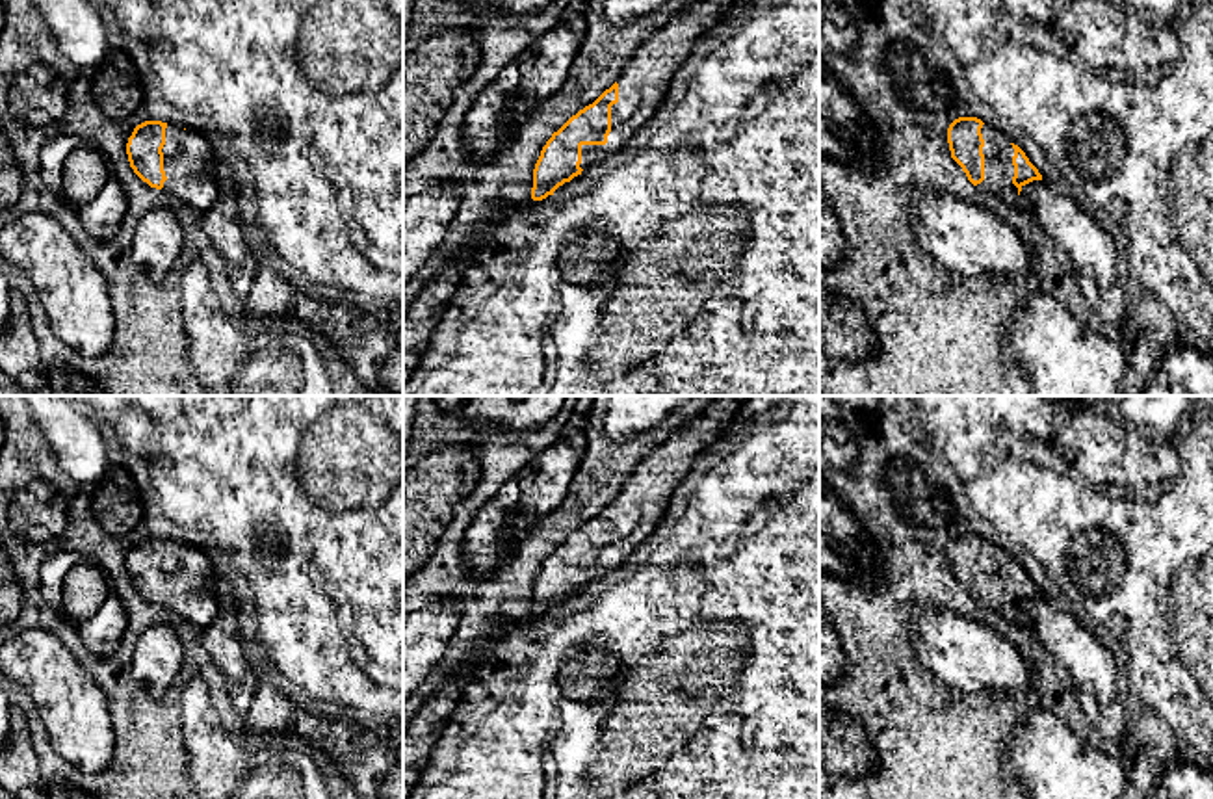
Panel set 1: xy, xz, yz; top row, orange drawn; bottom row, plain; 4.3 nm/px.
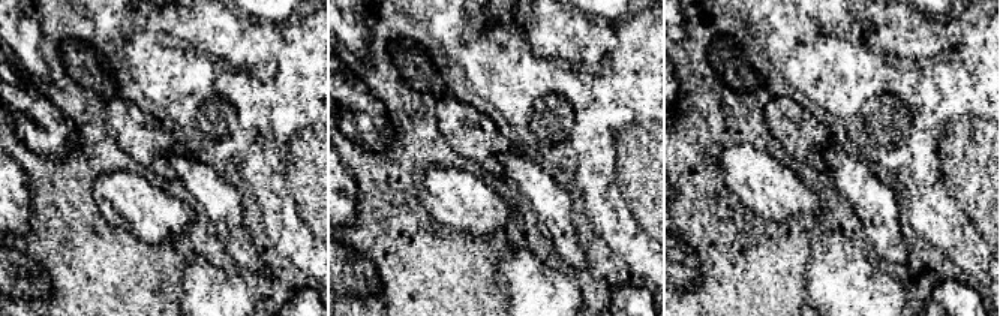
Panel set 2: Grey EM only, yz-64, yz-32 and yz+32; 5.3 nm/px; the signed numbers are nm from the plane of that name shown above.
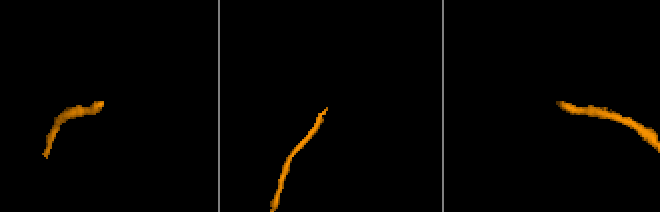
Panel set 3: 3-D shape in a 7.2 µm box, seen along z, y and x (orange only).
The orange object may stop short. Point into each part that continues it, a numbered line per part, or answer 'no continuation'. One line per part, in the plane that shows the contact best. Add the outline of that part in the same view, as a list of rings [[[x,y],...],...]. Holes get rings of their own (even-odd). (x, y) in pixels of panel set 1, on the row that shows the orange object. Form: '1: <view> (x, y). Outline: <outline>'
1: xz (643, 84). Outline: [[[698,0],[656,30],[620,72],[606,145],[581,145],[581,169],[619,152],[648,123],[669,95],[671,80],[693,43],[721,22],[734,0]]]

